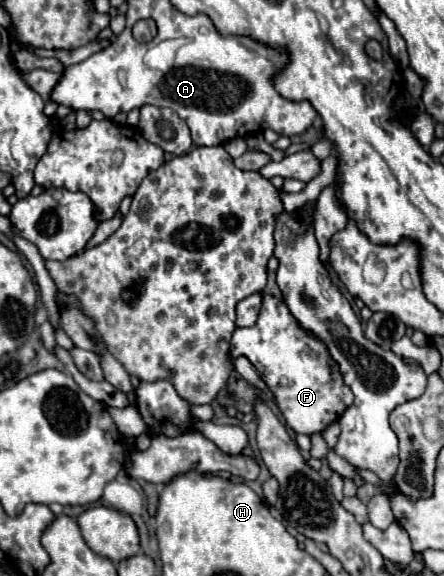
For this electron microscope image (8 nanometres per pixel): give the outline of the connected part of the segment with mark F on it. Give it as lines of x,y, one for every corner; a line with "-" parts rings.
263,295
263,307
257,323
249,329
235,329
231,337
231,355
245,355
257,369
259,377
267,383
269,391
273,393
287,425
295,433
321,433
325,427
329,427
333,421
341,417
341,413
353,403
353,393
347,385
343,385
341,375
335,369
335,363
331,361
325,345
311,337
307,331
303,331
297,321
291,317
289,309
281,299
275,299
271,295

